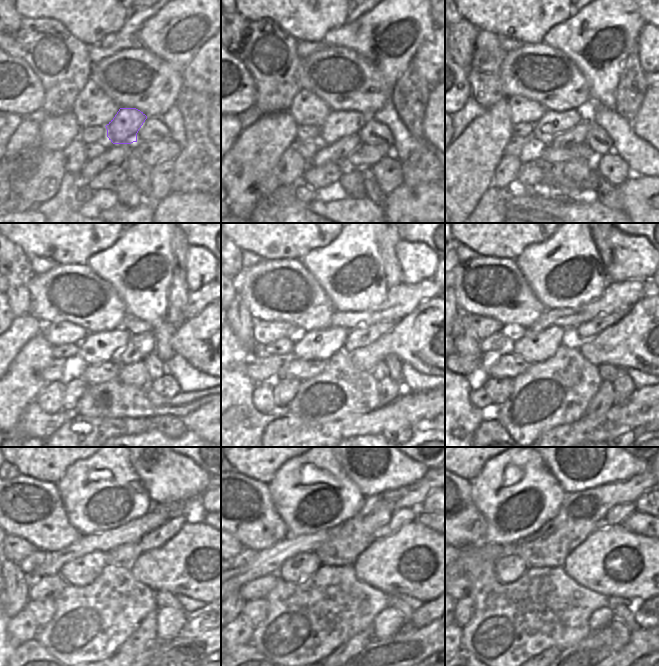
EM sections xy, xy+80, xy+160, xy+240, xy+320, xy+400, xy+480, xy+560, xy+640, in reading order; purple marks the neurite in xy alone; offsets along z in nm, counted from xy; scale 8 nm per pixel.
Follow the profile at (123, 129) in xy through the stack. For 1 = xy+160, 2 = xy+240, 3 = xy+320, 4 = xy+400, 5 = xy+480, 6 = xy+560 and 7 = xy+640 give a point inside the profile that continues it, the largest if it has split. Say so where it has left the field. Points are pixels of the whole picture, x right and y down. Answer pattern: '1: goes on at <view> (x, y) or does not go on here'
1: goes on at xy+160 (550, 125)
2: goes on at xy+240 (97, 347)
3: goes on at xy+320 (317, 344)
4: goes on at xy+400 (534, 347)
5: goes on at xy+480 (82, 571)
6: goes on at xy+560 (301, 567)
7: goes on at xy+640 (508, 569)

